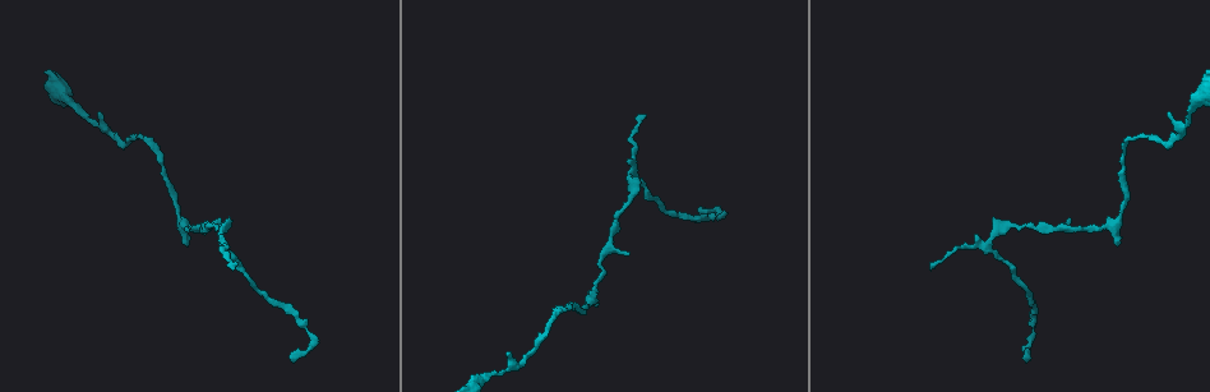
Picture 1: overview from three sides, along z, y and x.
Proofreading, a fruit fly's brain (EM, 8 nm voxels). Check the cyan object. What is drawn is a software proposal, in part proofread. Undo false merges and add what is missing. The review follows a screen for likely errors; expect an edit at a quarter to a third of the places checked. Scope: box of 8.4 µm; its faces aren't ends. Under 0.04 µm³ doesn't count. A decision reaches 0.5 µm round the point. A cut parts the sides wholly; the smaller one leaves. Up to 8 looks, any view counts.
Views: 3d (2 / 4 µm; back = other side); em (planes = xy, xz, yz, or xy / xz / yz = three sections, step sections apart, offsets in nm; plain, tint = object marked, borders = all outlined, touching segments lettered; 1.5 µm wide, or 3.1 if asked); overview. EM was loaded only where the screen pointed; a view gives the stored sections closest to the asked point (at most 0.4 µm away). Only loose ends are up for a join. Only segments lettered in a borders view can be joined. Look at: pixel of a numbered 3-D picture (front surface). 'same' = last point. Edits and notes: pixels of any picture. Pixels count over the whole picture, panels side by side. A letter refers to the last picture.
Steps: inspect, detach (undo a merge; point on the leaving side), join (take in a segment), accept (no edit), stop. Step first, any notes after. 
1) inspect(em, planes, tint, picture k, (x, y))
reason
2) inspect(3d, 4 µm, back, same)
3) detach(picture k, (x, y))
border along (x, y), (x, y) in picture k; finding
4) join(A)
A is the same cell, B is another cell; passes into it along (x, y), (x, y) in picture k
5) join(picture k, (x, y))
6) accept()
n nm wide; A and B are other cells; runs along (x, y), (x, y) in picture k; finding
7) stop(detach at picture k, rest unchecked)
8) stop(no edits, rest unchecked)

inspect(3d, 4 µm, picture 1, (293, 360))
an open end

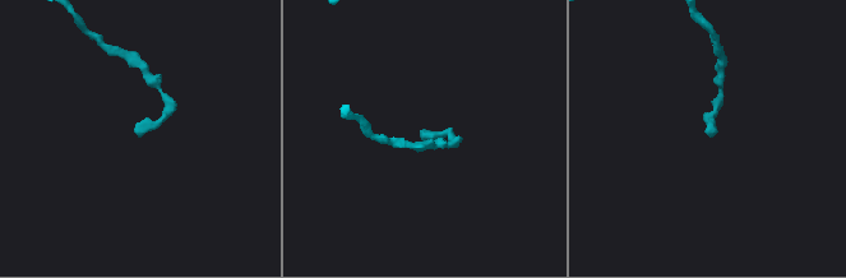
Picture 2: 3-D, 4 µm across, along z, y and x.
inspect(em, xy, step 4, plain, picture 2, (424, 135))
need the tissue

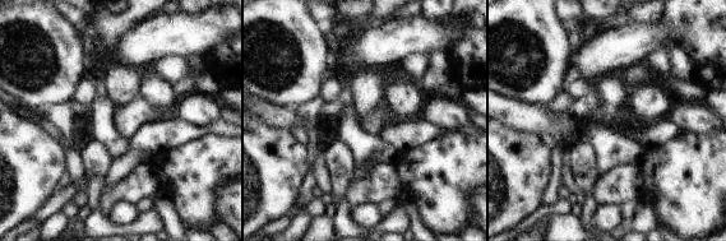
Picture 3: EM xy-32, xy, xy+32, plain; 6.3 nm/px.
inspect(em, xy, step 4, borders, same)
what lies round it

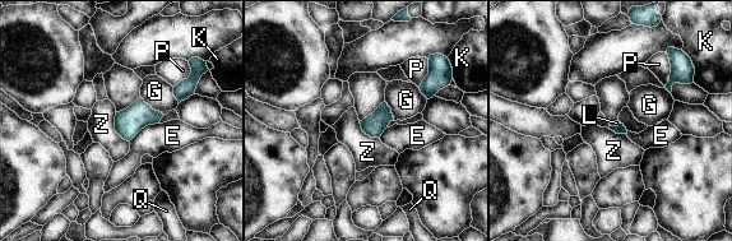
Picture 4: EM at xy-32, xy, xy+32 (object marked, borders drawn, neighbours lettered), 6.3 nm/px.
accept()
E, G, K, L, P, Q and Z are other cells; border along (115, 112), (115, 130), (129, 142) in picture 4; none of them fits

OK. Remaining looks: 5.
inspect(em, xy, step 4, tint, picture 1, (929, 267))
branch stops here

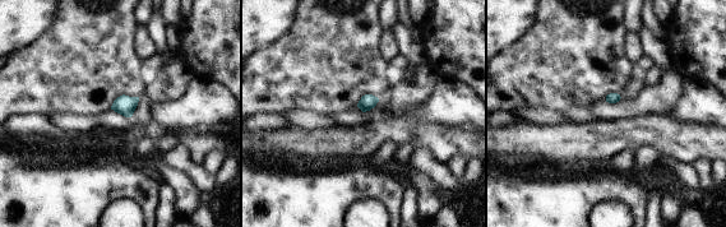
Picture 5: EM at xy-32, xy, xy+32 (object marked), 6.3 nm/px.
inspect(em, xy, step 4, borders, same)

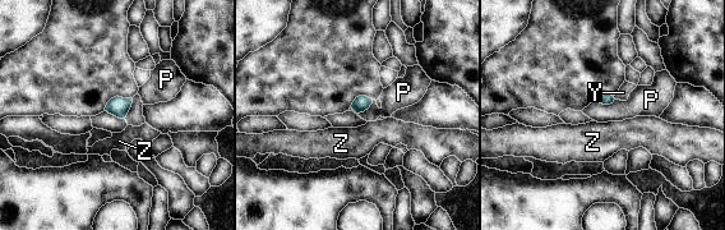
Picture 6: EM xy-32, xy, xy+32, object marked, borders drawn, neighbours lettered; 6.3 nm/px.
accept()
P touches over 160 nm; P, Y and Z are other cells; border along (373, 100), (363, 111), (350, 107) in picture 6; none of them fits

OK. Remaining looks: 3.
inspect(3d, 4 µm, picture 1, (1188, 120))

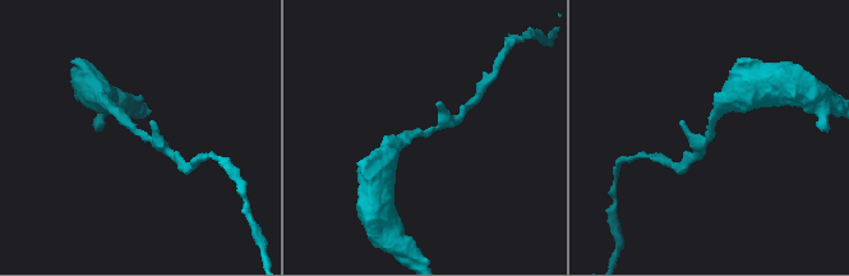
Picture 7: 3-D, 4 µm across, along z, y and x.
inspect(em, yz, step 8, tint, picture 7, (705, 134))

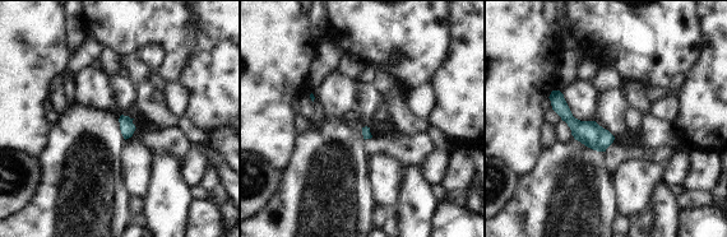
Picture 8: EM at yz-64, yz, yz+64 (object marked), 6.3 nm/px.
inspect(em, xz, step 4, borders, same)
another direction

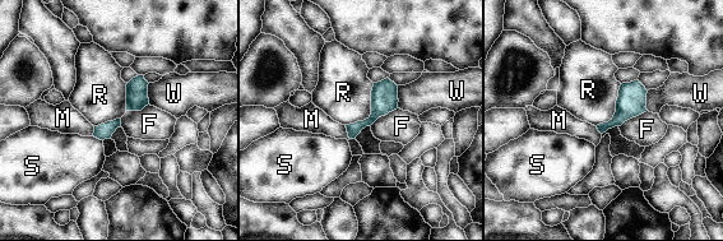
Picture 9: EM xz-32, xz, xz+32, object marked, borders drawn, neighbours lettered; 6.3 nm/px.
accept()
110 nm wide; F, M, R, S and W are other cells; border along (374, 83), (370, 115), (346, 125) in picture 9; continuous, no second cell

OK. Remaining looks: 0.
stop(no edits, rest unchecked)

